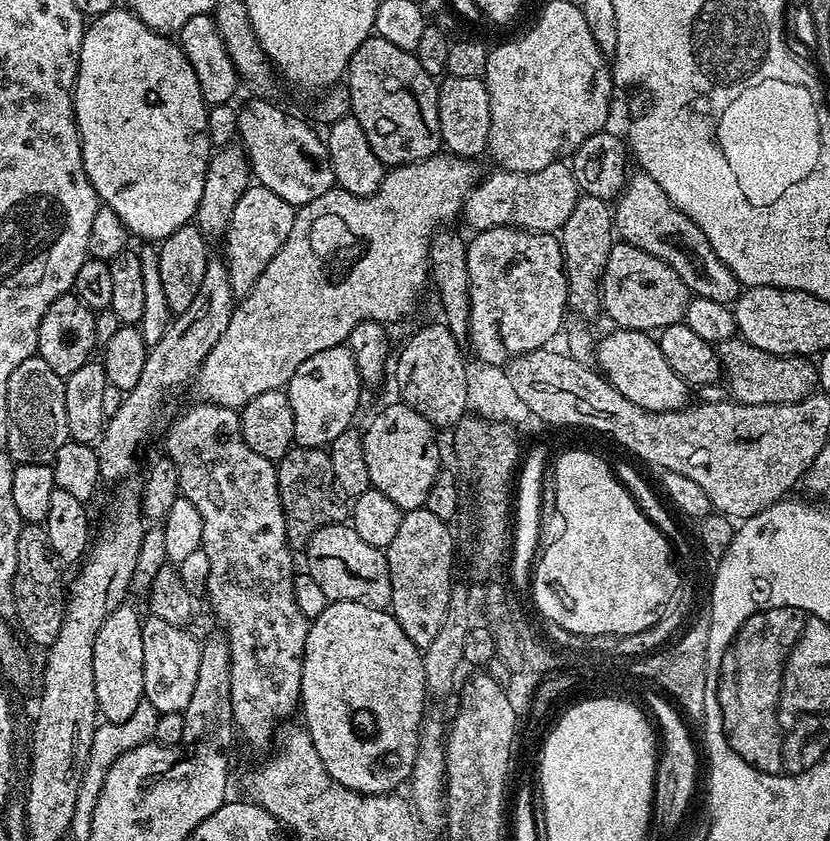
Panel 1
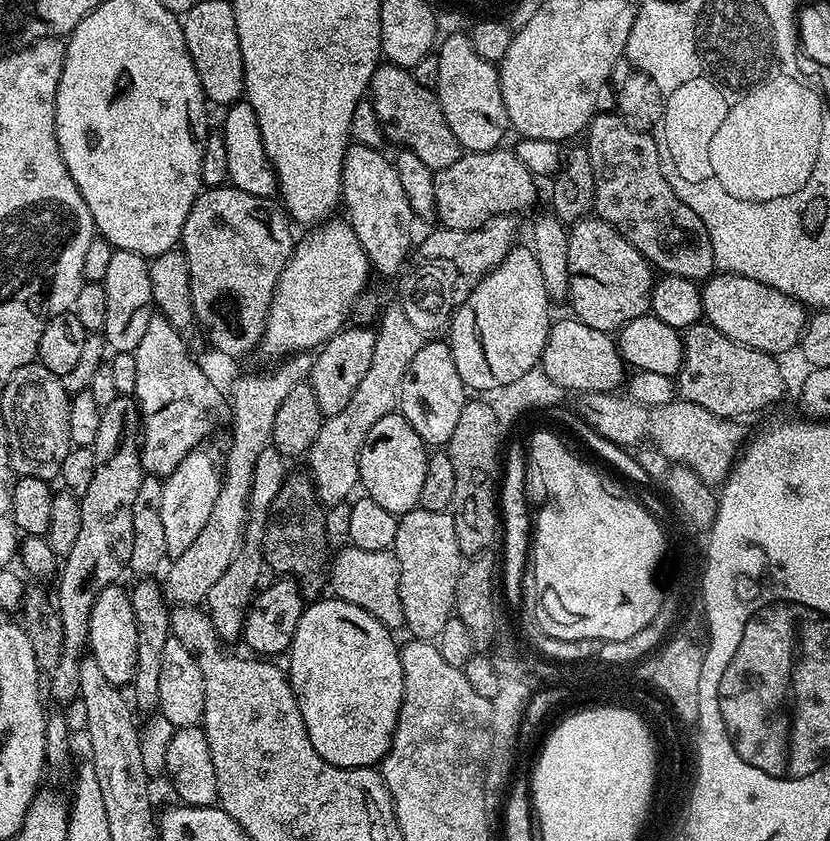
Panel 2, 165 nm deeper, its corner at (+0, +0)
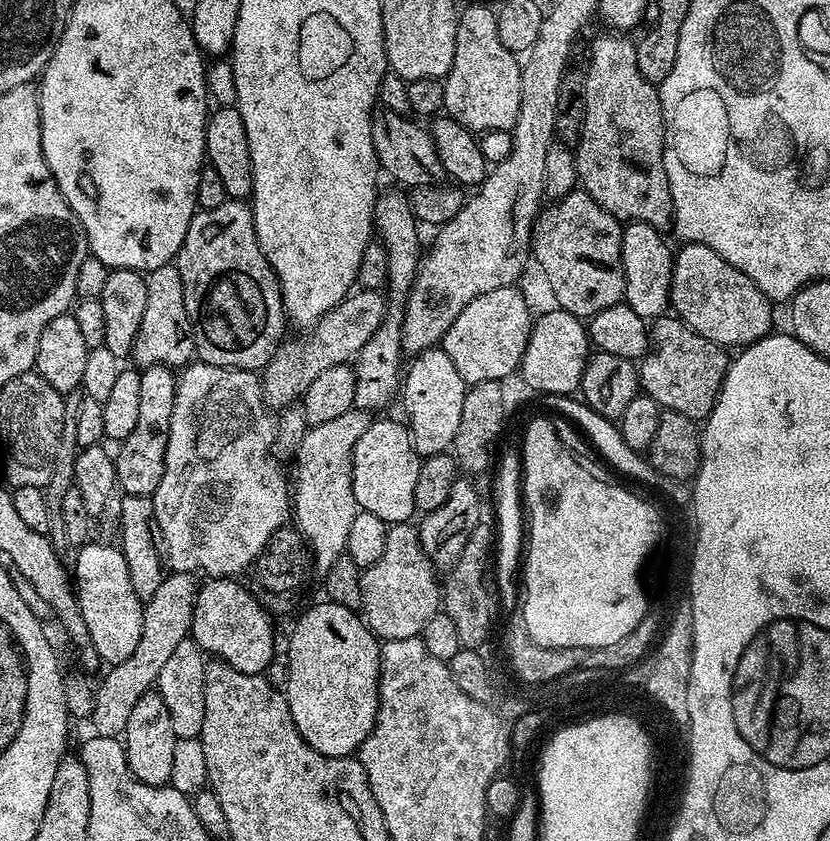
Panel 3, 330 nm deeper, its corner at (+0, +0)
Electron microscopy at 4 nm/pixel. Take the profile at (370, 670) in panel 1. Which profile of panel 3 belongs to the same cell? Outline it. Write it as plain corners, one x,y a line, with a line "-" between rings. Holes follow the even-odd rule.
331,602
323,603
306,609
304,613
301,611
295,617
296,625
288,640
286,695
294,726
298,726
301,738
311,748
327,756
352,756
370,734
378,714
381,641
353,609

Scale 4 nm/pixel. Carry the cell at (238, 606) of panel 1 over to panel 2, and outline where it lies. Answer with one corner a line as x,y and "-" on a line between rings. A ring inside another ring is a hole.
154,314
146,326
142,342
138,342
136,351
132,353
136,374
136,391
134,399
138,405
138,420
144,423
144,432
140,436
140,461
145,473
149,476
166,478
178,466
186,454
197,451
200,444
216,428
216,415
220,407
225,407
226,400
220,397
220,388
192,361
188,348
184,345
181,329
170,326
164,316

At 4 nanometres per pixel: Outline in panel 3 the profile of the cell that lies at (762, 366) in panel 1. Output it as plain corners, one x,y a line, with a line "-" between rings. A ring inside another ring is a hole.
665,314
651,321
648,350
638,361
639,387
661,409
703,422
718,398
729,363
729,353
721,345
702,338
675,315

